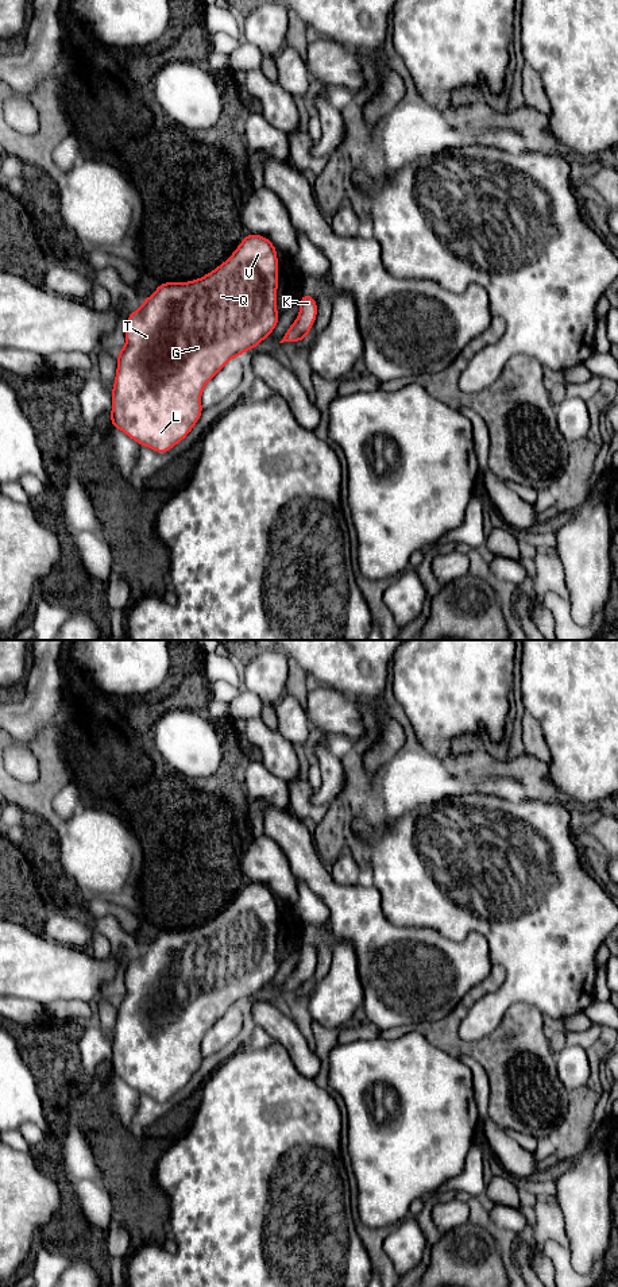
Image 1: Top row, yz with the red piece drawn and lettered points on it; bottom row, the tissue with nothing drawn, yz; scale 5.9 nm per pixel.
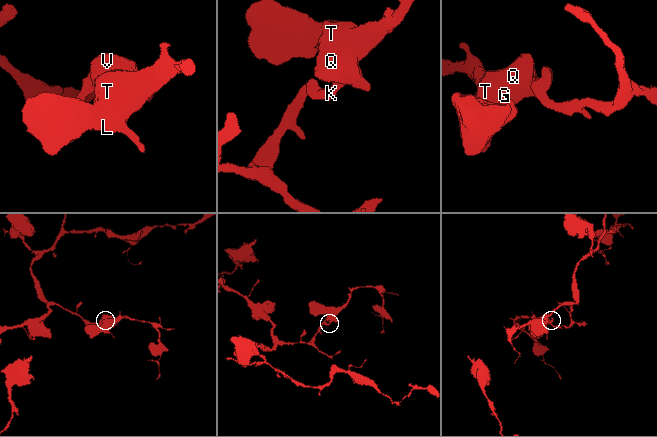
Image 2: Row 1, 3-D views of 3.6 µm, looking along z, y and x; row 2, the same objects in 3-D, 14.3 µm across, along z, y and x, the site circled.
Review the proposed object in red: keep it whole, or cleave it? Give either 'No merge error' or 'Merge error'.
No merge error

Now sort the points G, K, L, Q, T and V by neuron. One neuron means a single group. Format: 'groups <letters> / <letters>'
groups G K L Q T V

